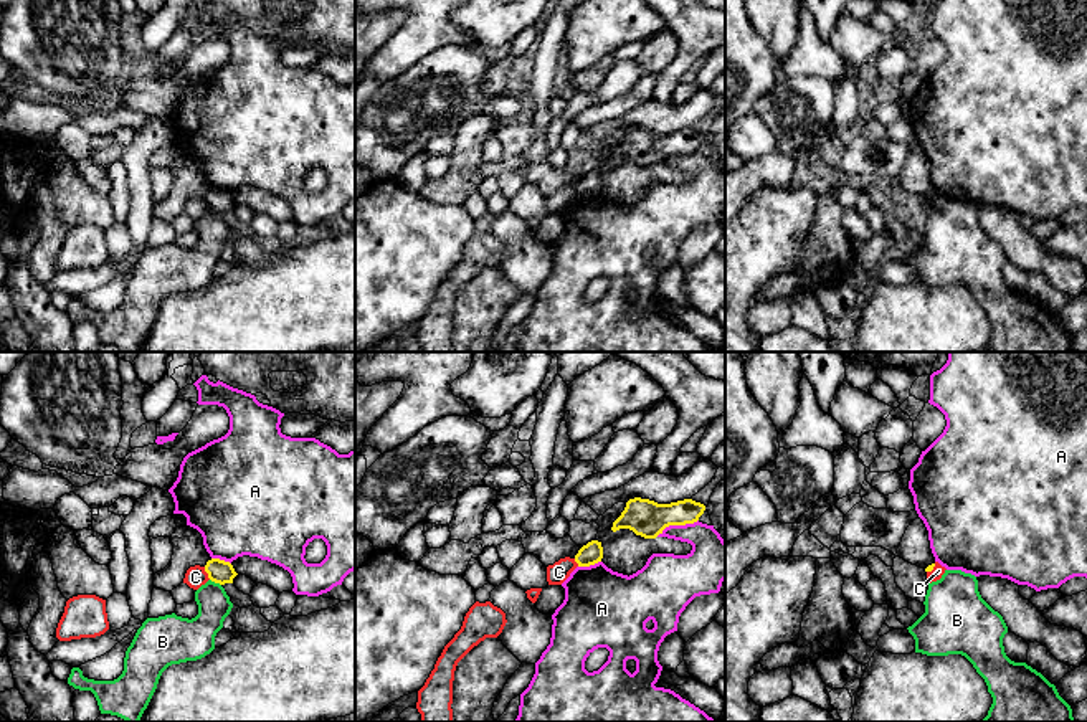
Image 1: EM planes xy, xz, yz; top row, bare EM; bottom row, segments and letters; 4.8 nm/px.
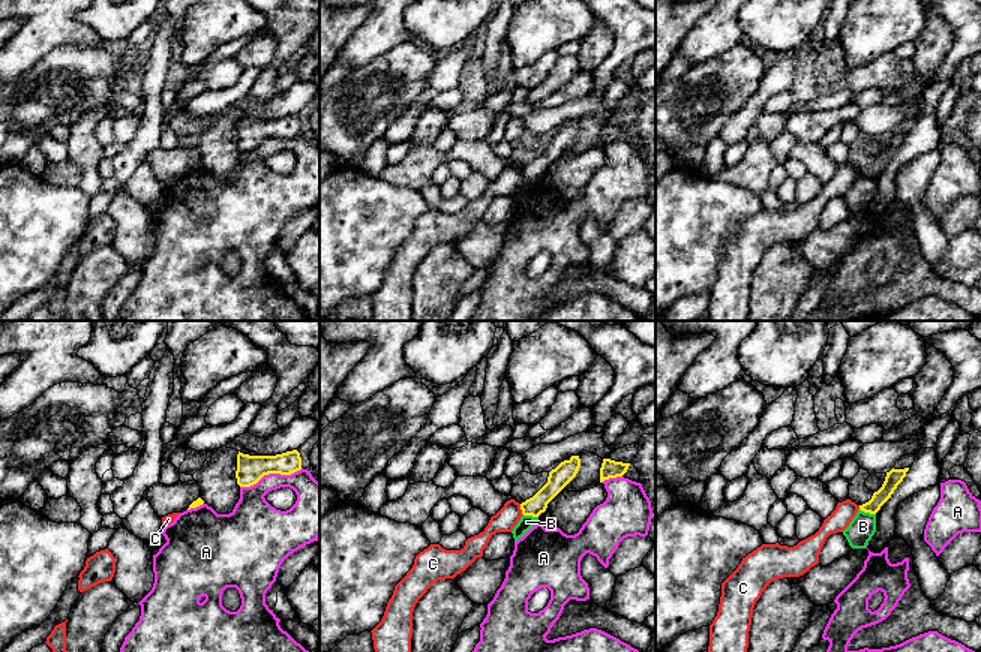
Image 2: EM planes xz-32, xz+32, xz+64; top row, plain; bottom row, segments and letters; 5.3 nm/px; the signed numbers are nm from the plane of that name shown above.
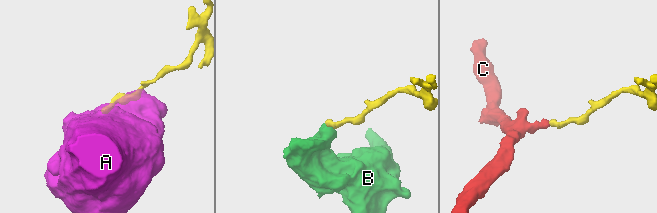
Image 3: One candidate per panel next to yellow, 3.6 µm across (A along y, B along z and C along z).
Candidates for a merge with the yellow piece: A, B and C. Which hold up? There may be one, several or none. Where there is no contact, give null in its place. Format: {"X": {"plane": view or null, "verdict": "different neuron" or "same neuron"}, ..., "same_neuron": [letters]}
{"A": {"plane": "xz", "verdict": "different neuron"}, "B": {"plane": "xy", "verdict": "different neuron"}, "C": {"plane": "xy", "verdict": "different neuron"}, "same_neuron": []}

